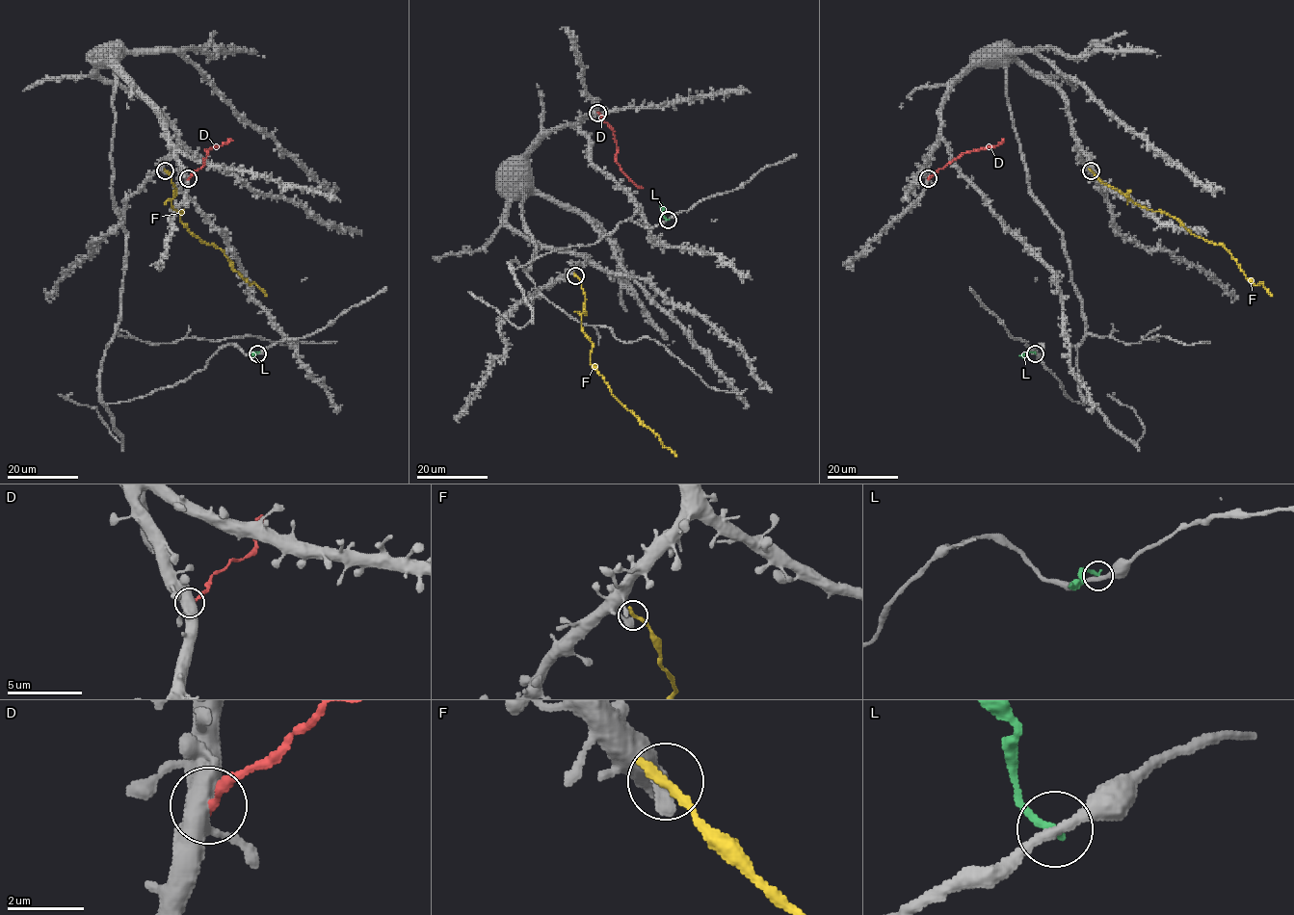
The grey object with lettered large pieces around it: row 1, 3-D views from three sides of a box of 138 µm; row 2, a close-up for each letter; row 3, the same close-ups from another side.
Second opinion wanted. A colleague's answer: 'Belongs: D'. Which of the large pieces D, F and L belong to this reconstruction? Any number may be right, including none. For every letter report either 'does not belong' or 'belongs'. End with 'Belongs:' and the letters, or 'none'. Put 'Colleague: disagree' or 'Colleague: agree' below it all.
D: does not belong
F: does not belong
L: does not belong
Belongs: none
Colleague: disagree

